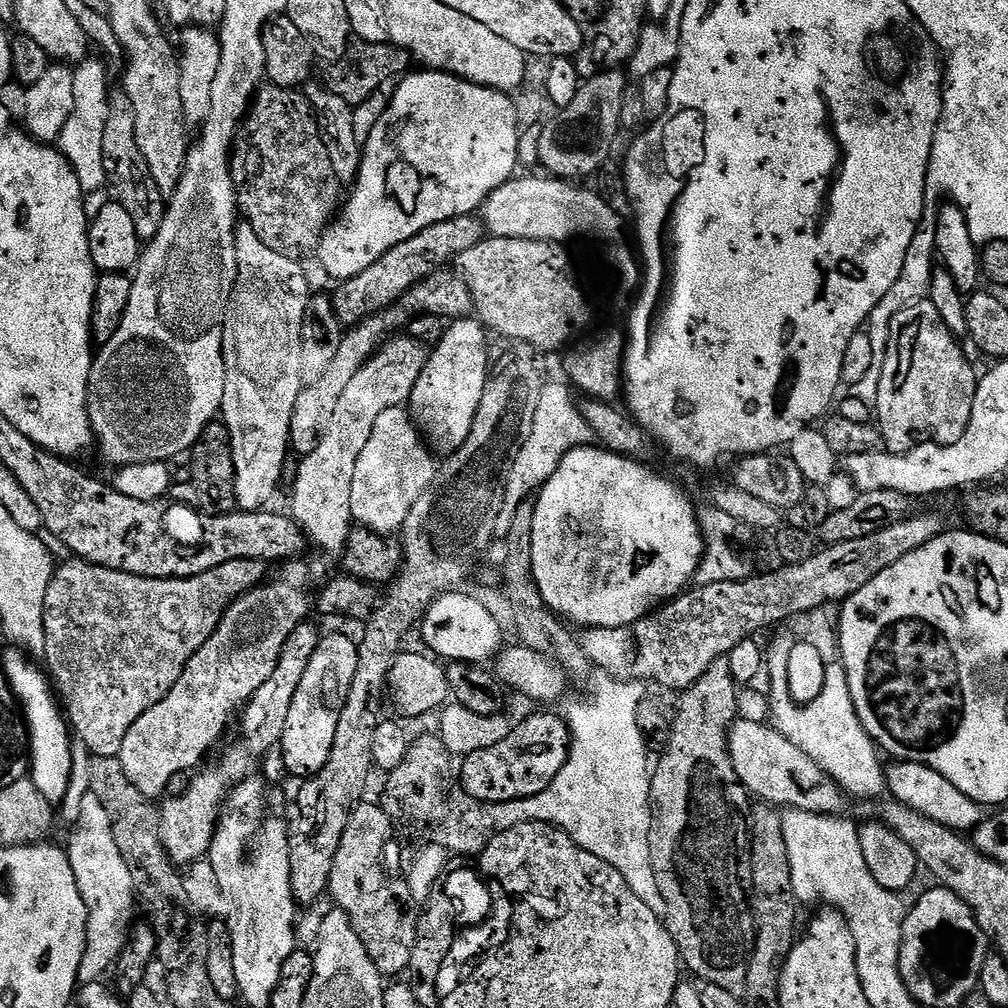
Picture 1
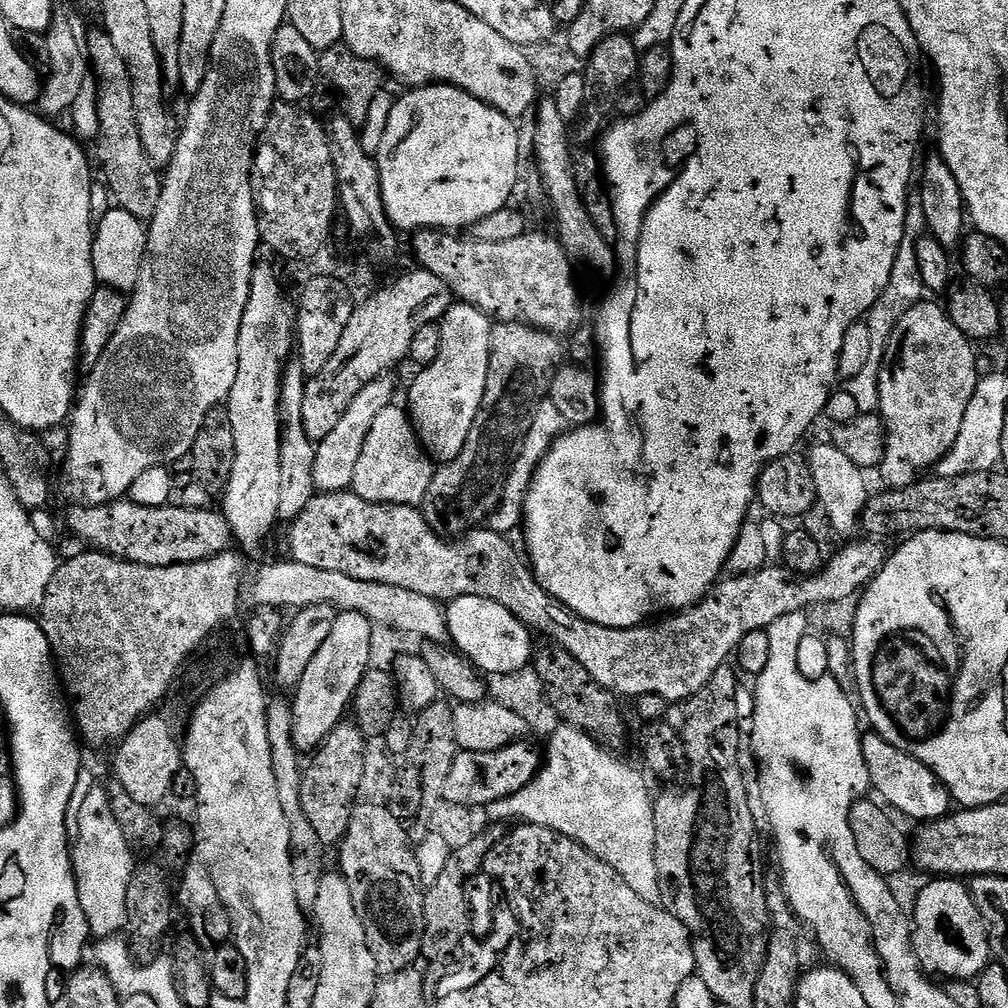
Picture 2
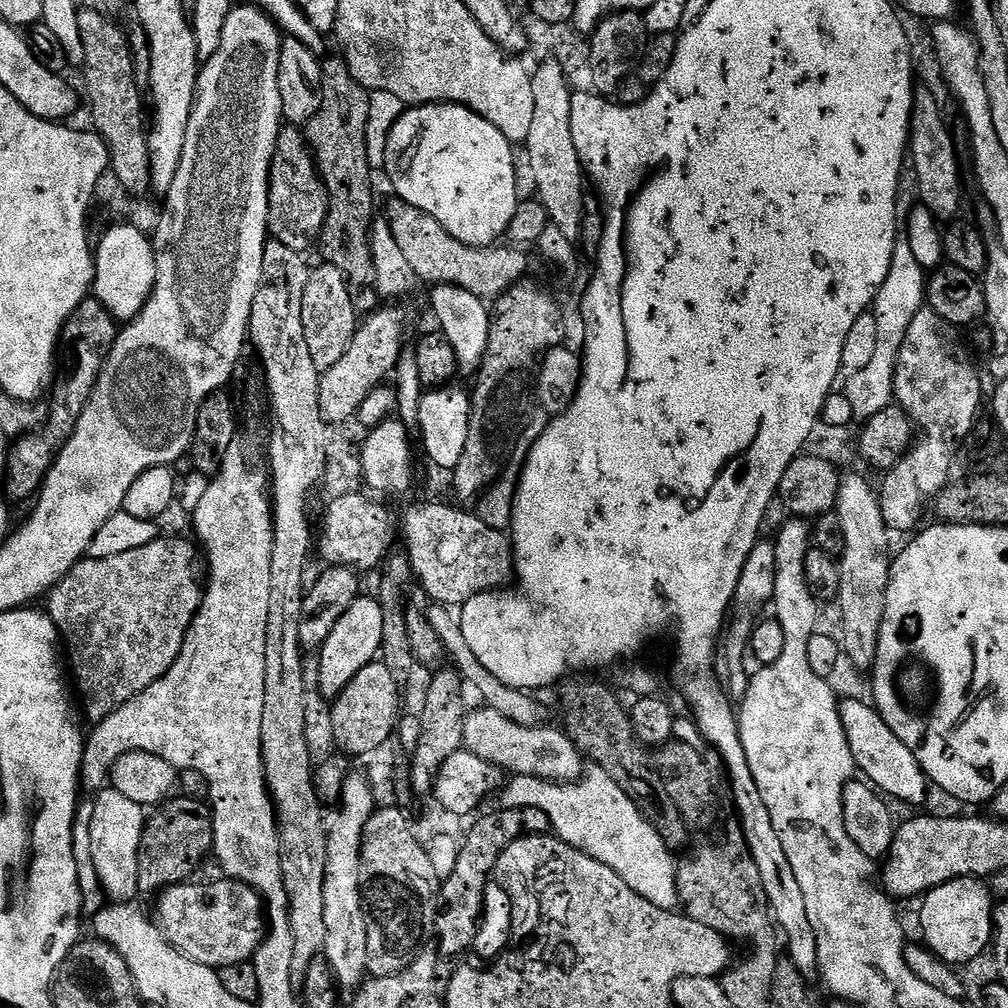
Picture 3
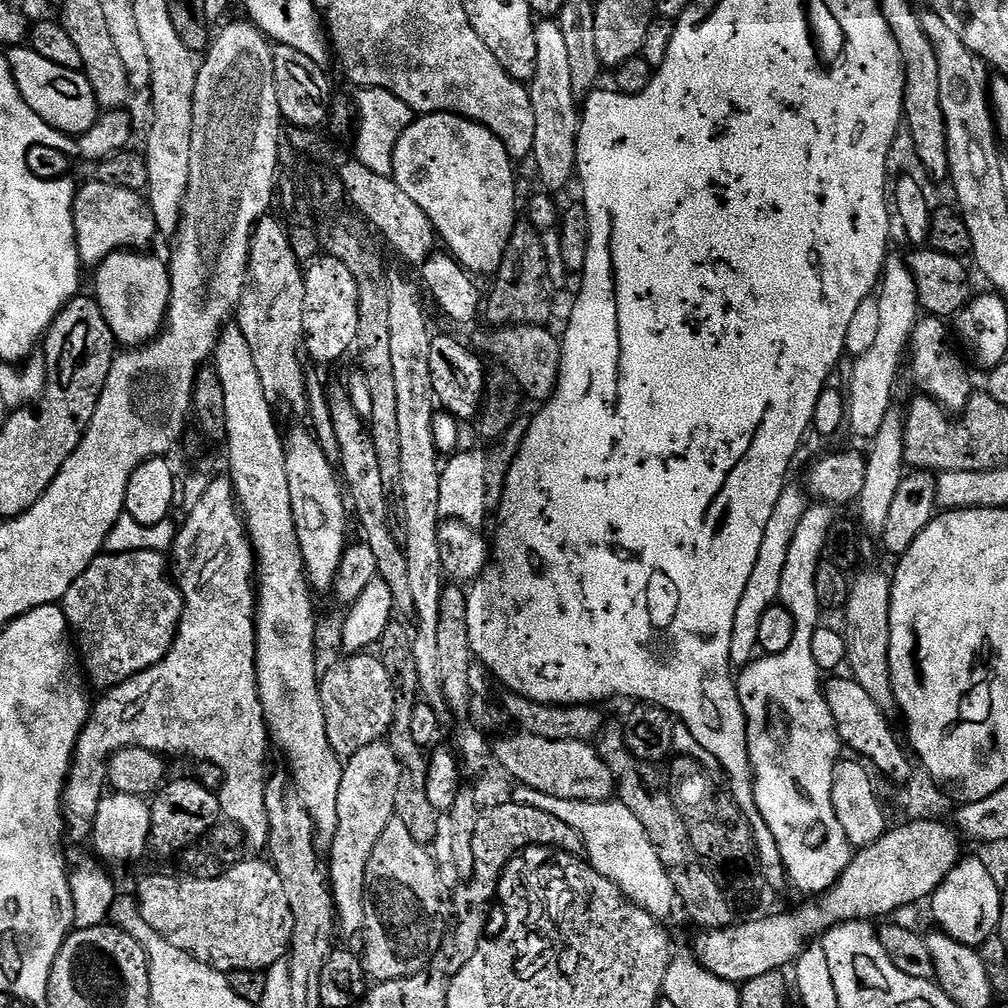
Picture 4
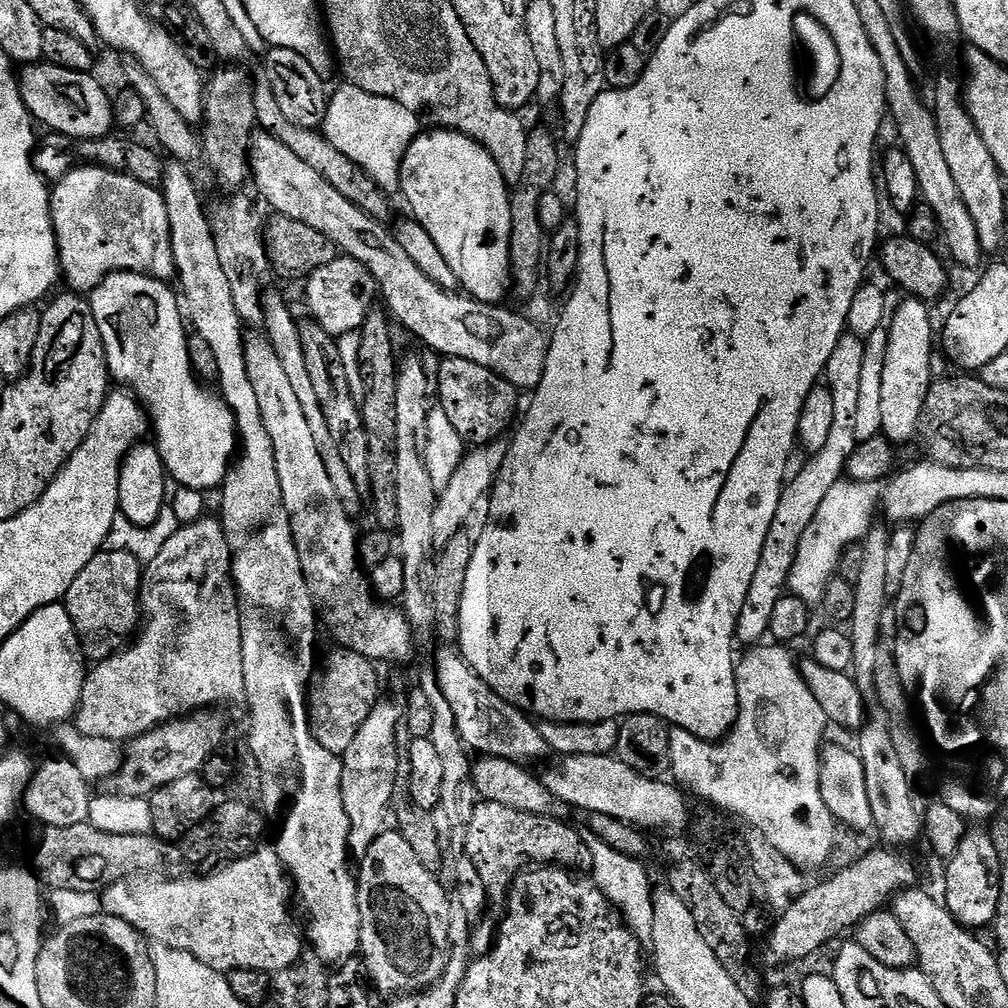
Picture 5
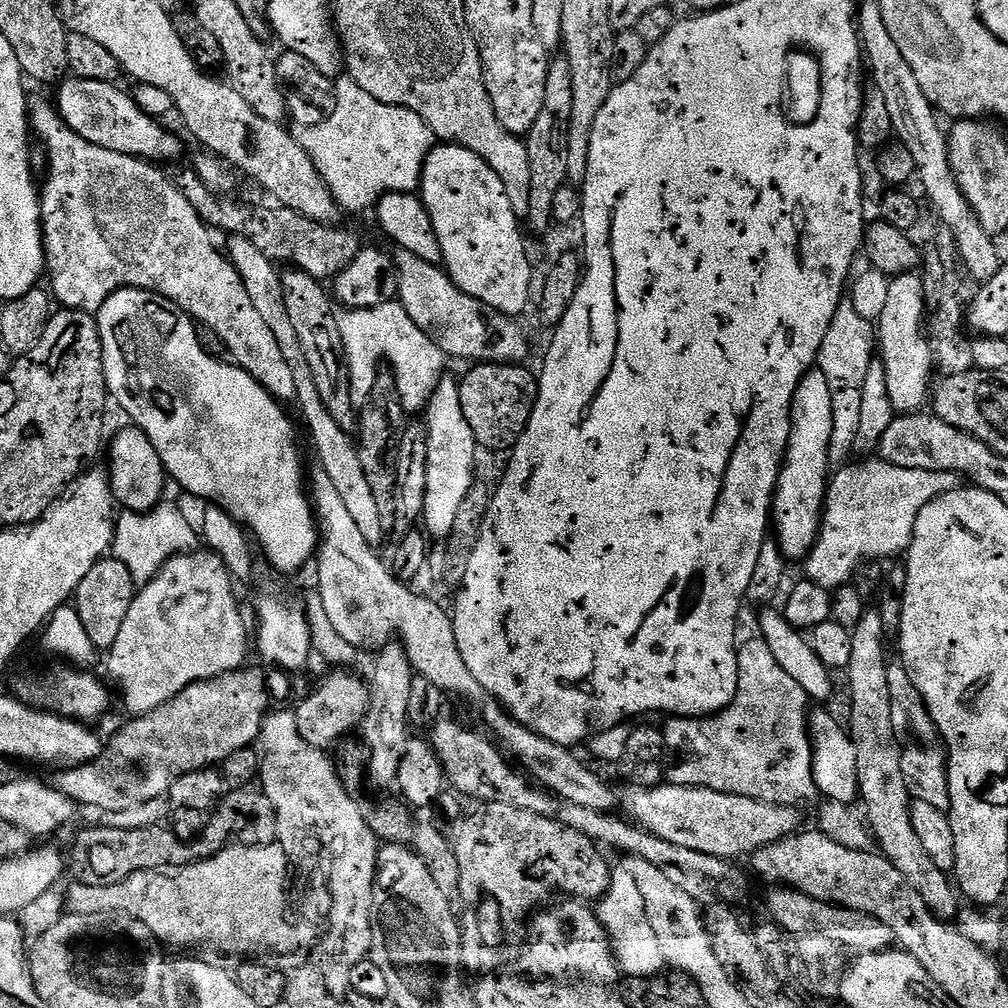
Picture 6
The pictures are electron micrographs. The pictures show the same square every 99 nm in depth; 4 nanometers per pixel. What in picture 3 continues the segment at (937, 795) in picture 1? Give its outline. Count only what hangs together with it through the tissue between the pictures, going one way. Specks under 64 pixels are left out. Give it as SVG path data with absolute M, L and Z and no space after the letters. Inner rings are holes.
M867 699L864 700L839 701L842 726L846 730L846 742L850 742L850 750L859 775L893 801L901 800L904 804L922 803L928 796L930 781L925 776L918 758L914 758L912 751L897 738L894 730L886 726L875 707Z

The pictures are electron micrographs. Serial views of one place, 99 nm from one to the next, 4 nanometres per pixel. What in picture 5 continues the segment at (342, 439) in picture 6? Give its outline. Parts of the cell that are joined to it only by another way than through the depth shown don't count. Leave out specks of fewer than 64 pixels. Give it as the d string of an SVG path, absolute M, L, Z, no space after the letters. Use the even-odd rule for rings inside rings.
M272 291L265 297L265 308L263 325L267 329L266 335L271 340L278 358L282 358L282 366L286 369L289 381L295 390L298 402L302 405L302 410L306 413L310 430L314 434L314 439L318 445L318 454L322 454L322 462L326 462L326 474L330 474L330 482L334 482L334 490L338 490L338 498L346 506L353 506L360 500L362 490L354 482L350 474L349 467L346 466L345 459L342 458L341 451L338 450L337 443L330 432L330 425L326 422L326 414L322 414L322 406L318 402L318 393L314 390L313 380L310 378L309 367L306 366L306 353L302 350L302 338L300 337L300 324L292 317L292 312L288 309L288 304Z

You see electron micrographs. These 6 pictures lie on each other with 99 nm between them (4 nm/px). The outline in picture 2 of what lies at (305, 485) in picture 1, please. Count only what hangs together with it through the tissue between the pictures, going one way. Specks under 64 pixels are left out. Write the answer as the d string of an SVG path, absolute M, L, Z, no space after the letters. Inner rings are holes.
M391 375L380 376L370 386L366 386L350 402L350 410L342 414L338 426L328 437L316 444L314 458L314 482L321 493L343 492L351 489L354 470L358 466L358 458L362 454L362 446L366 446L366 434L370 434L370 426L374 426L374 418L382 414L382 410L393 407L396 396L396 384Z

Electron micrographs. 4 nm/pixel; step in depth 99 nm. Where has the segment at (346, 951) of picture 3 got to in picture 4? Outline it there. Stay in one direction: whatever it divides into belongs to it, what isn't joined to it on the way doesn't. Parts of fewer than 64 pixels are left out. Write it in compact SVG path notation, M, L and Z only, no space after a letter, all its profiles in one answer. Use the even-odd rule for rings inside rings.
M383 739L365 746L344 764L342 782L338 786L338 826L334 838L330 842L332 848L326 852L326 876L330 881L332 901L338 913L338 928L348 936L364 931L364 887L366 886L366 866L370 862L370 854L374 854L374 846L378 846L378 838L382 838L382 830L394 819L396 807L394 794L398 794L398 758L394 758L394 750Z

